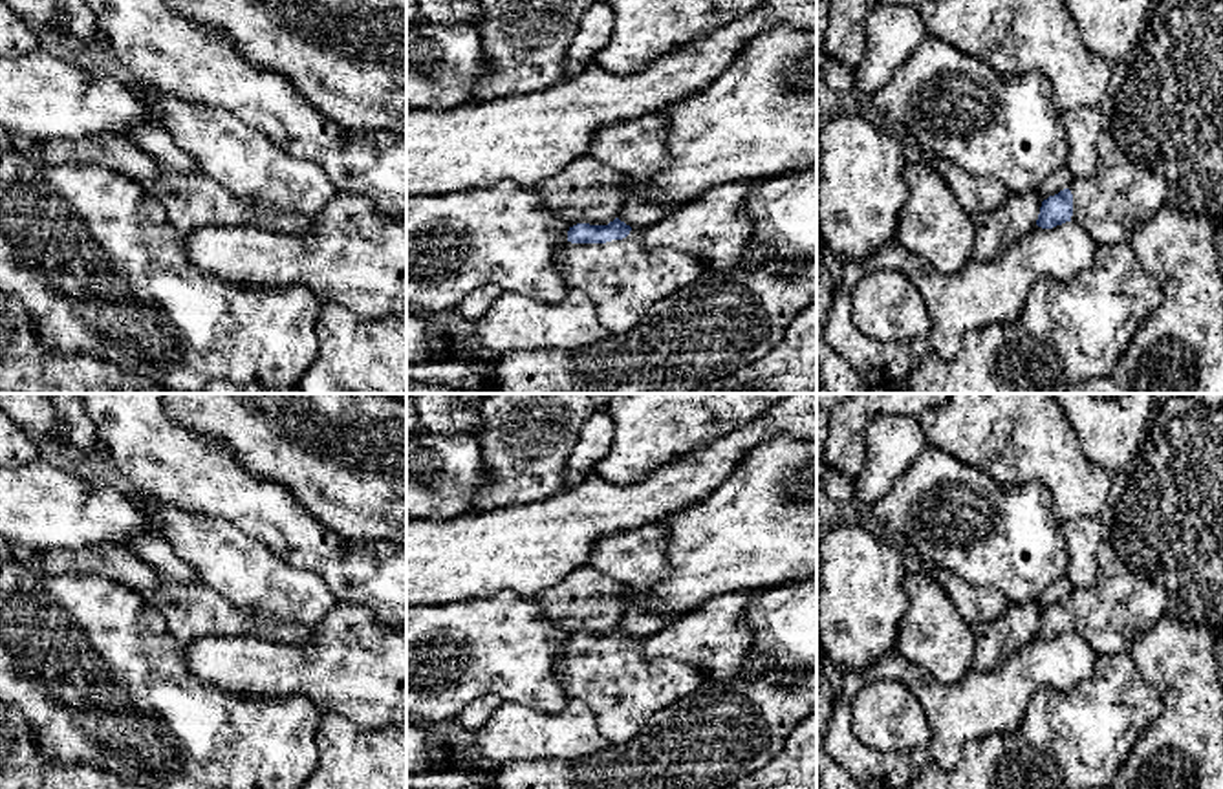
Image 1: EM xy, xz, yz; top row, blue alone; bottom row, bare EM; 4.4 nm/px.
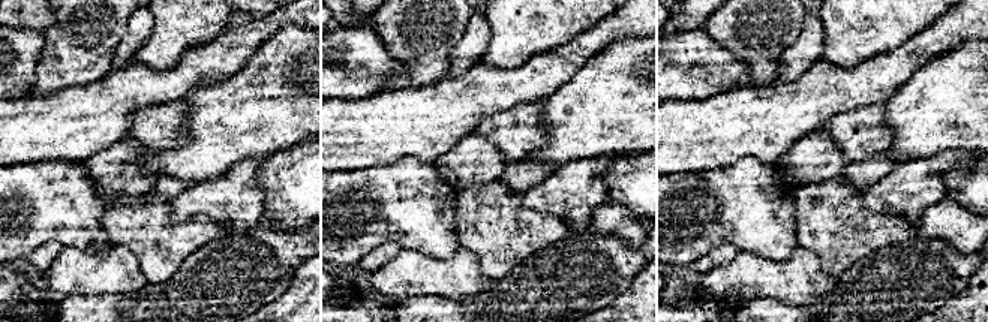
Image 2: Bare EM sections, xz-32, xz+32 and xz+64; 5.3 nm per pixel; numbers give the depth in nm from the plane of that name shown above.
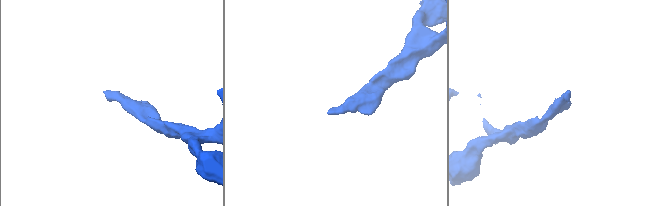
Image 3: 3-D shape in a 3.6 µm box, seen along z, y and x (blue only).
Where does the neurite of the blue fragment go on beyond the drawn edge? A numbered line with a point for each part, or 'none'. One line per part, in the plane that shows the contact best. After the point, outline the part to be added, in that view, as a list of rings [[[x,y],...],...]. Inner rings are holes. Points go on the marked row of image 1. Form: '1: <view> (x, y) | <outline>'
1: xz (623, 279) | [[[643,229],[606,243],[564,242],[560,275],[595,306],[610,335],[630,331],[648,309],[677,289],[710,275],[696,258],[670,249],[646,249]]]

